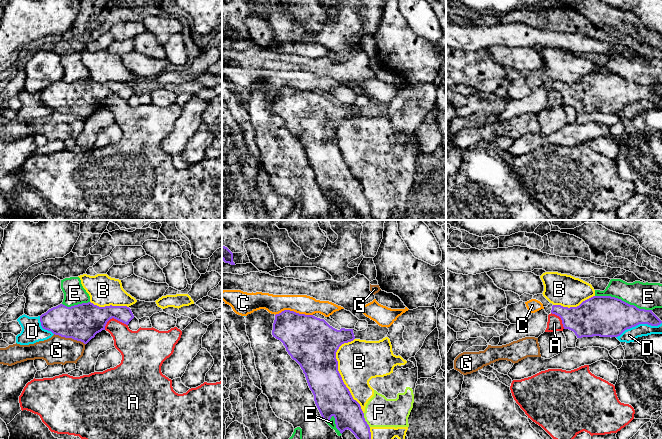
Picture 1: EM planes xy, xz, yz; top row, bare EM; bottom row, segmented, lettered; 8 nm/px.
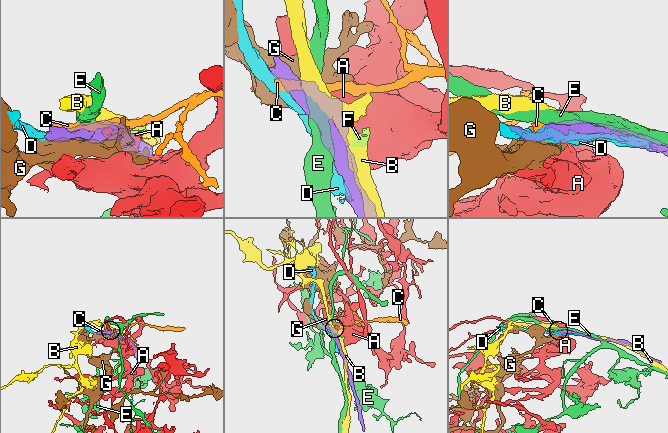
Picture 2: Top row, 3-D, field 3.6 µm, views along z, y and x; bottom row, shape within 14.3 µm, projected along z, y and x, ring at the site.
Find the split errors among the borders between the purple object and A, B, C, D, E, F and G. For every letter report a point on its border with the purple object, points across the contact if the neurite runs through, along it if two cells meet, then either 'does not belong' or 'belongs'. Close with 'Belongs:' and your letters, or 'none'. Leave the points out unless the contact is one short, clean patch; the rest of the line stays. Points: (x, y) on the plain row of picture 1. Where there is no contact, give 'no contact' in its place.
A: meets purple in xy at (113, 93); border along xy (127, 101), (111, 94), (104, 105); does not belong
B: meets purple in xz at (339, 149); does not belong
C: meets purple in xz at (293, 87); does not belong
D: meets purple in yz at (638, 100); does not belong
E: meets purple in yz at (623, 77); does not belong
F: meets purple in xz at (364, 196); border along xz (363, 189), (364, 196), (369, 203); does not belong
G: meets purple in xy at (70, 113); does not belong
Belongs: none

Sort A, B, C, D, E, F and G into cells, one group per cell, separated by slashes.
A / B F / C / D / E / G

